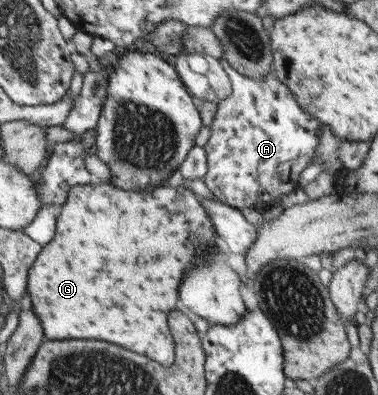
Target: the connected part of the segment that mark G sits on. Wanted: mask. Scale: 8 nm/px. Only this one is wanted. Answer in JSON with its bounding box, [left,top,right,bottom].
[25,183,216,366]

